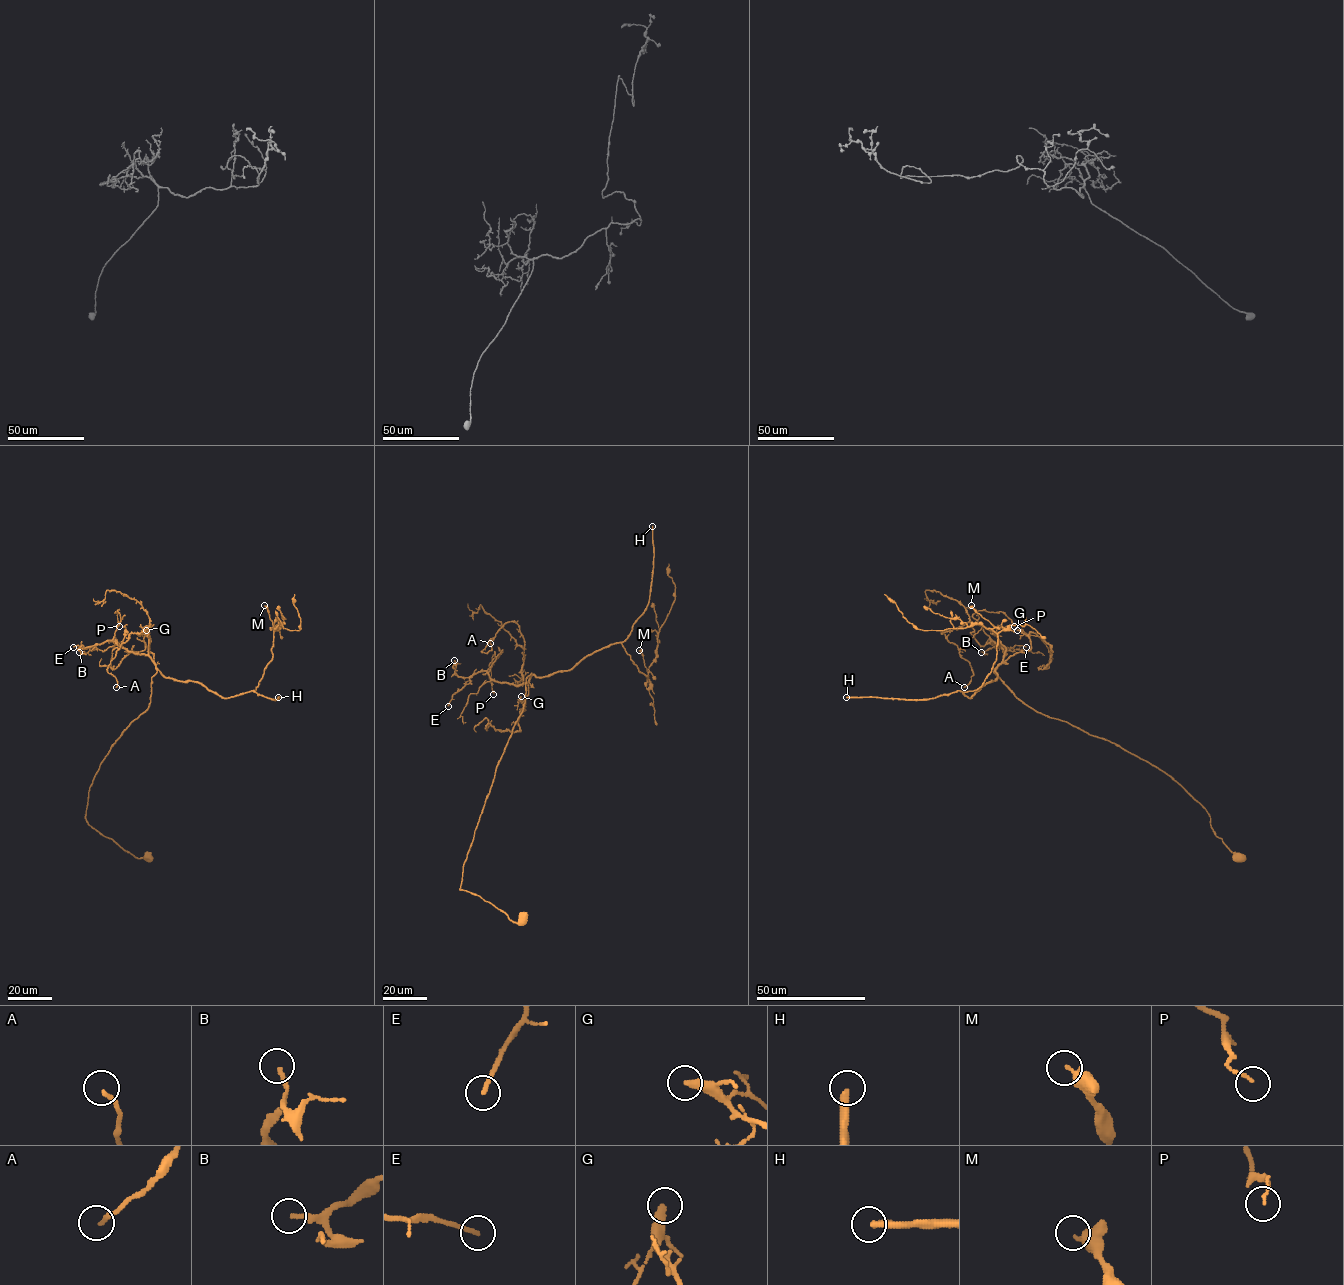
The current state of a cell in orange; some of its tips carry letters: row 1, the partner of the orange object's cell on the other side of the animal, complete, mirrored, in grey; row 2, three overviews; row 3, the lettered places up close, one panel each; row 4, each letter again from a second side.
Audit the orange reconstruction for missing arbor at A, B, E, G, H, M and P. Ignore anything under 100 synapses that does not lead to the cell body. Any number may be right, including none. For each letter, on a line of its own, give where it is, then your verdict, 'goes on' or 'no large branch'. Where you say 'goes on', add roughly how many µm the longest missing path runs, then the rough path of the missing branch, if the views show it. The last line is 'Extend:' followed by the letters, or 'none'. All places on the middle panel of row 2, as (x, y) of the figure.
A: at (490, 643); no large branch
B: at (454, 660); no large branch
E: at (448, 706); no large branch
G: at (521, 696); no large branch
H: at (652, 526); goes on; about 140 µm are missing
M: at (639, 650); no large branch
P: at (493, 694); no large branch
Extend: H

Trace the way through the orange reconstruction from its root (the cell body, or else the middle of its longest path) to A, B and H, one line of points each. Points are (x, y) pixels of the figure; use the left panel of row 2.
A: (150, 856), (136, 858), (85, 818), (101, 763), (150, 702), (149, 622), (111, 661), (116, 687)
B: (150, 856), (136, 858), (101, 834), (85, 811), (101, 763), (148, 707), (156, 665), (110, 640), (79, 652)
H: (150, 856), (101, 834), (85, 811), (101, 763), (148, 707), (151, 677), (158, 670), (224, 698), (278, 697)

